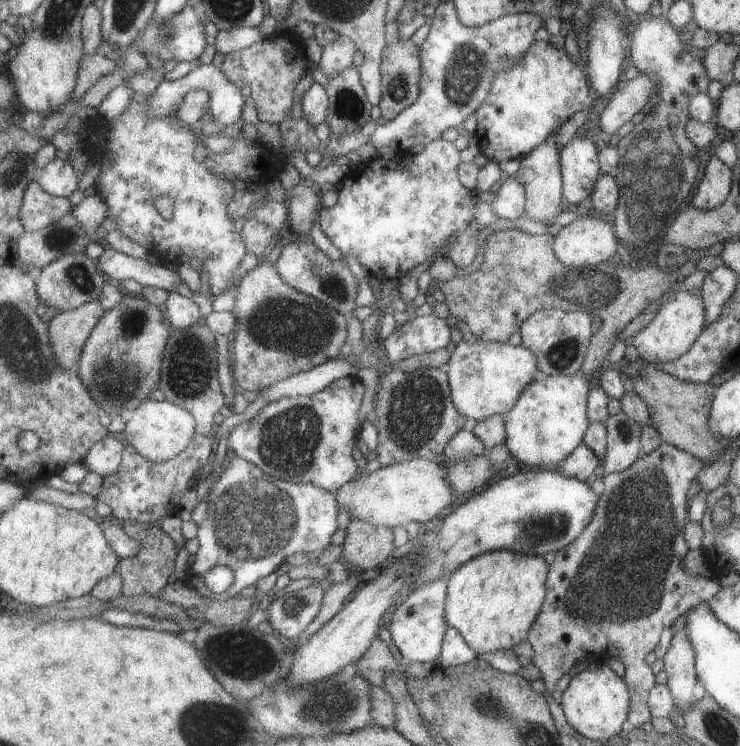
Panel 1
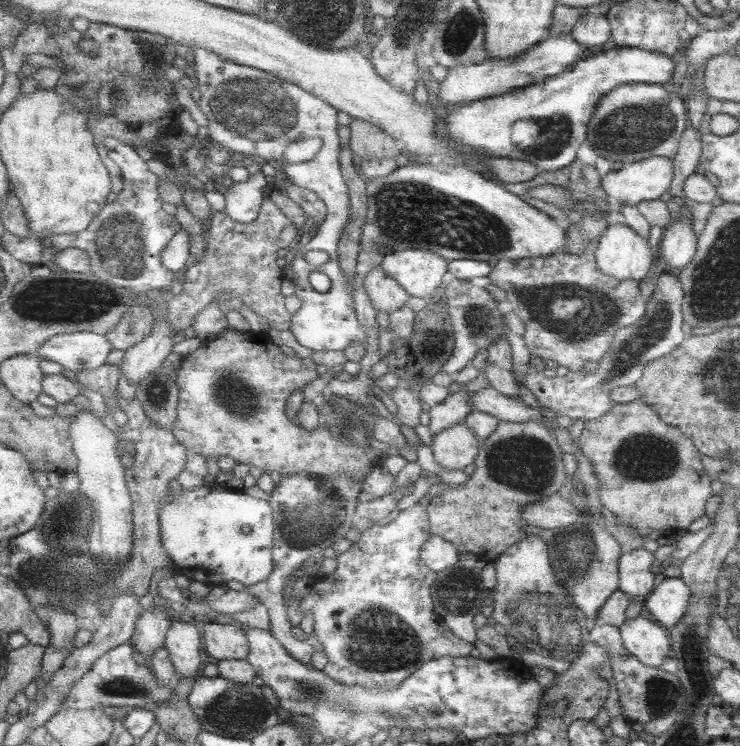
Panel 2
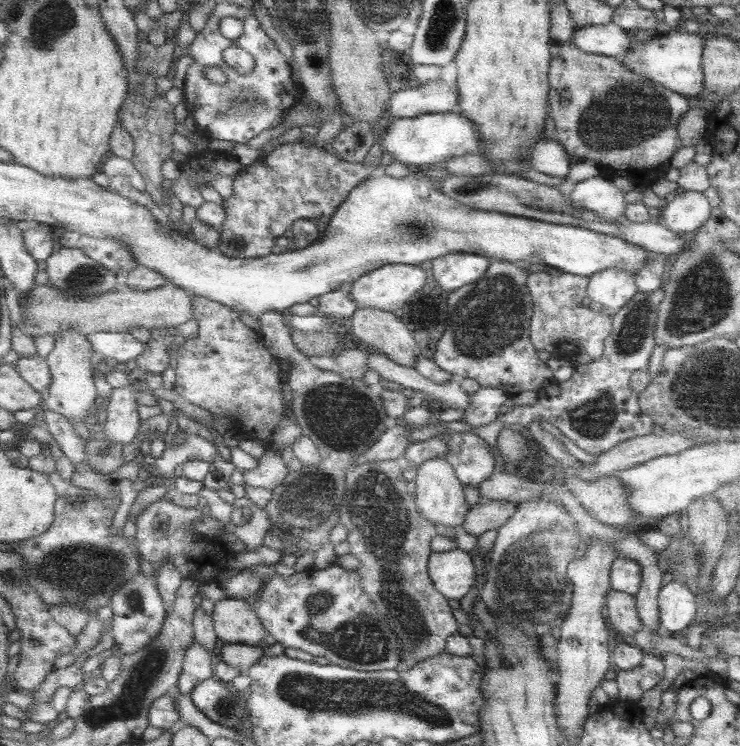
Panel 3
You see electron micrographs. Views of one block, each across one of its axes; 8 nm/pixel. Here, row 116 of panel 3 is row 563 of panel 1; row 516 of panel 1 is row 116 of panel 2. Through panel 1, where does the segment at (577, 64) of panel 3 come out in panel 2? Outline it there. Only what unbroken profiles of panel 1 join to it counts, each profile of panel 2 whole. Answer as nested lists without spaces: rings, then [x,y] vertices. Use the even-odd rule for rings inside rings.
[[[625,84],[609,90],[609,94],[597,102],[597,108],[587,124],[585,144],[591,146],[597,158],[605,158],[611,164],[631,164],[649,156],[673,158],[687,124],[685,100],[677,94],[669,94],[663,86],[653,84]]]

